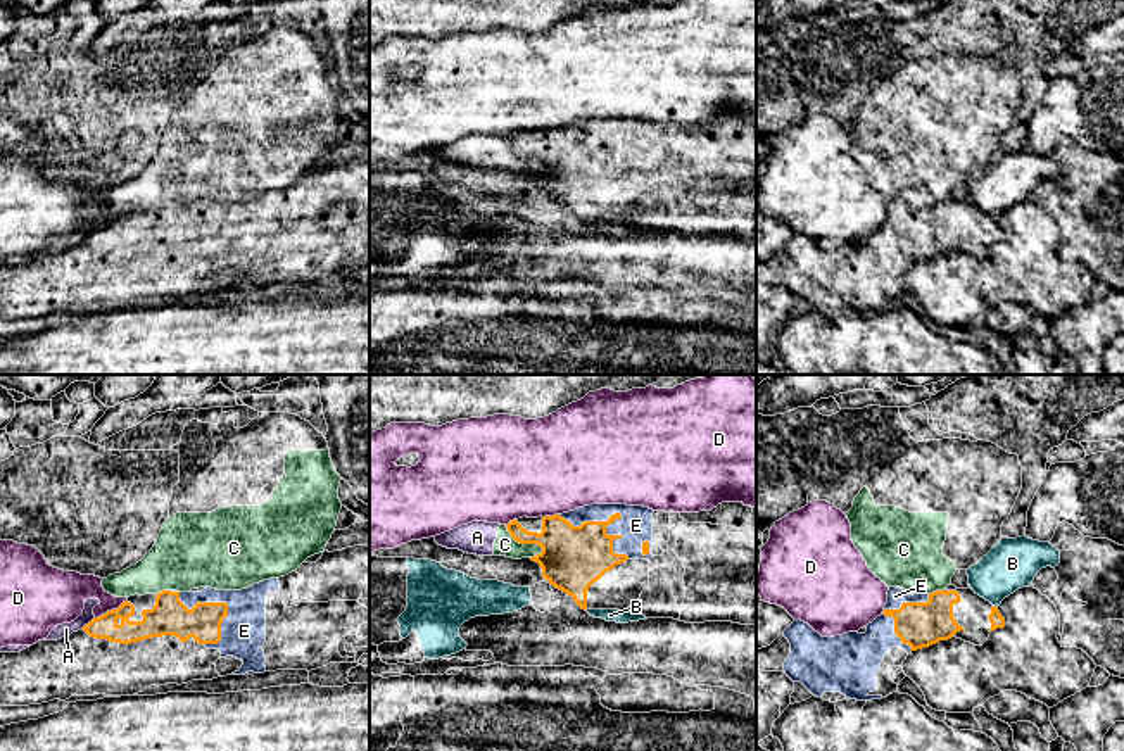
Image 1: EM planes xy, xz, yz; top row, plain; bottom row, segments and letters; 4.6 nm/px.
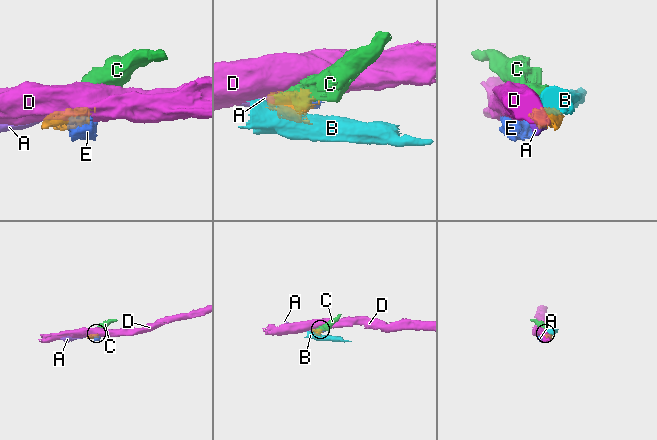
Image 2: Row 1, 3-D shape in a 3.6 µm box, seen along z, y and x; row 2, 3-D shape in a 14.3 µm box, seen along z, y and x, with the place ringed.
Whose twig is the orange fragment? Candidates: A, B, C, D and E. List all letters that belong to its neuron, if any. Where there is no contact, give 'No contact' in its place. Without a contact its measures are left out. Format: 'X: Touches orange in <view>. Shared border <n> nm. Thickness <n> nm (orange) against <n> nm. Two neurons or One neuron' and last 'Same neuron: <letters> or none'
A: Touches orange in xy. Shared border 80 nm. Thickness 110 nm (orange) against 60 nm. Two neurons
B: Touches orange in yz. Shared border 30 nm. Thickness 70 nm (orange) against 240 nm. Two neurons
C: Touches orange in xz. Shared border 220 nm. Thickness 300 nm (orange) against 100 nm. Two neurons
D: Touches orange in xy. Shared border 170 nm. Thickness 140 nm (orange) against 240 nm. Two neurons
E: Touches orange in xz. Shared border 400 nm. Thickness 300 nm (orange) against 160 nm. One neuron
Same neuron: E

